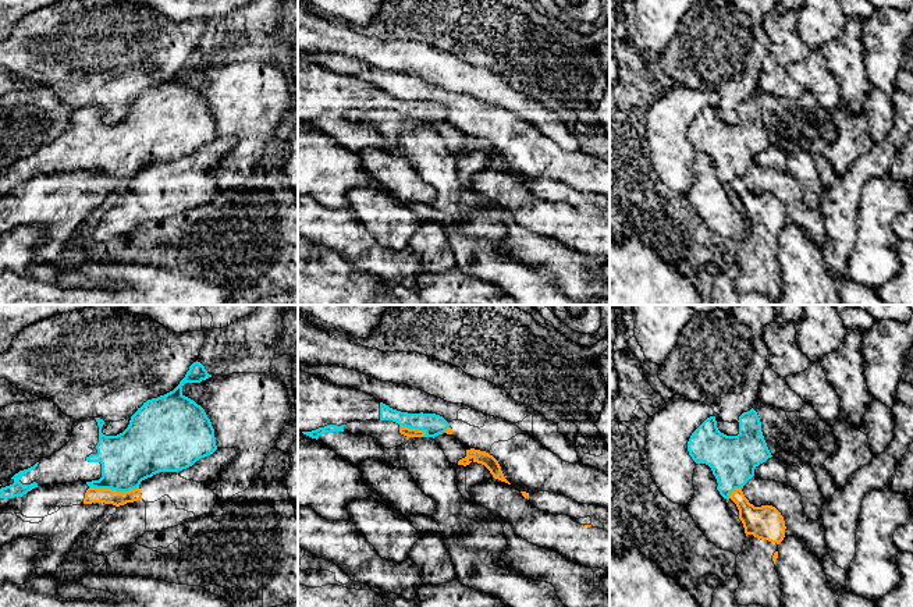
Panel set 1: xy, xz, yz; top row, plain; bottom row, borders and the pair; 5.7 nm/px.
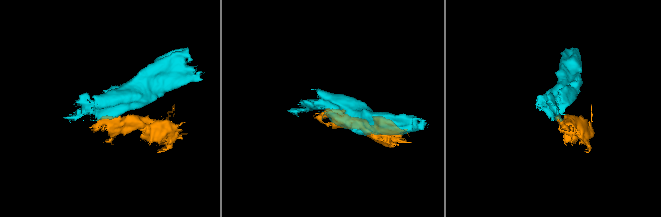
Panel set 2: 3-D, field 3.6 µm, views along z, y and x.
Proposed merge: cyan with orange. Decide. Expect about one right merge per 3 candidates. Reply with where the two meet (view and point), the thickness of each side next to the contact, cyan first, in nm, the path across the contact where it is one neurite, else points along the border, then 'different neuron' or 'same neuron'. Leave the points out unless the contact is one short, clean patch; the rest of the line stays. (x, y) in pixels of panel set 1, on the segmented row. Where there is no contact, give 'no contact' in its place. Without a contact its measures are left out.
contact xy (114, 489); calibres 300 and 90 nm; border xy (89, 486), (121, 492), (138, 487); different neuron

